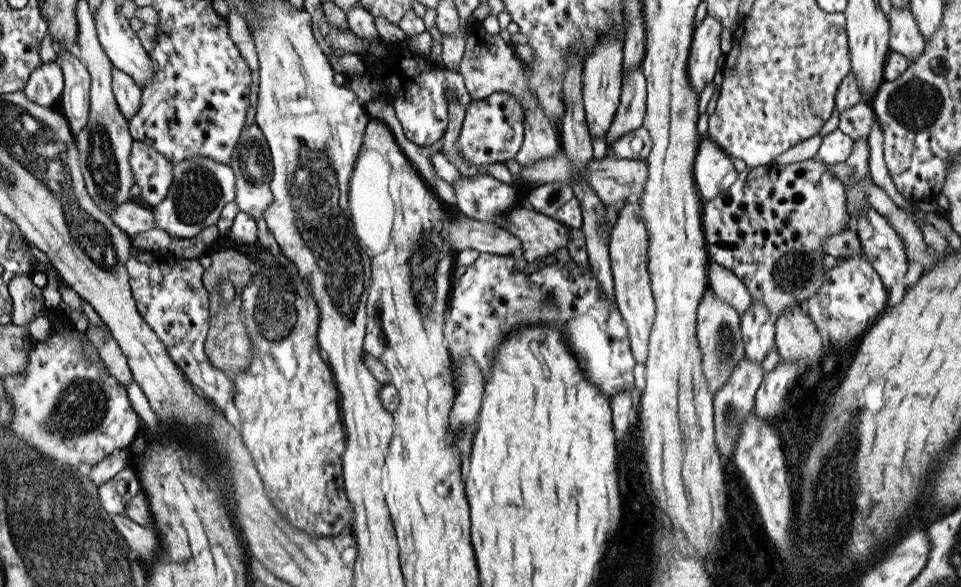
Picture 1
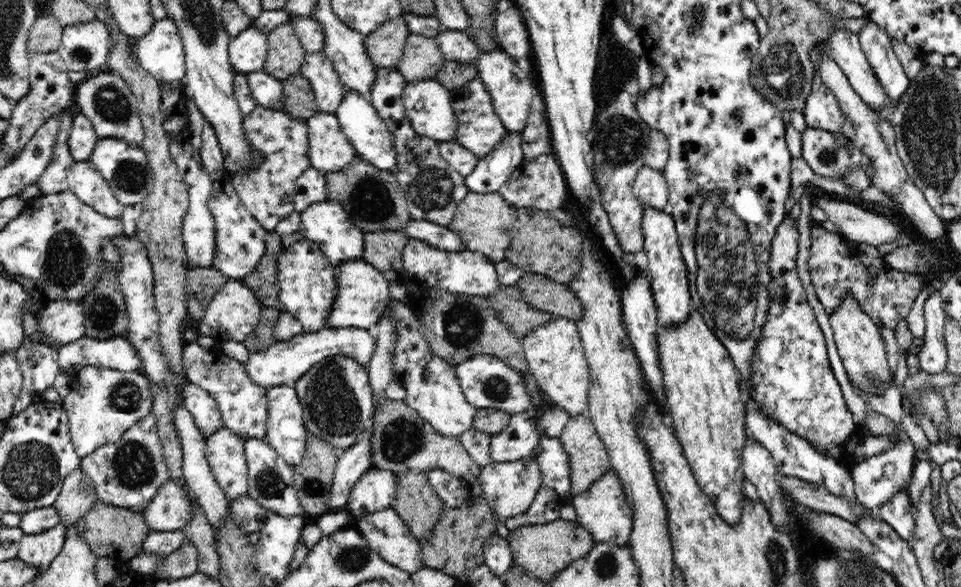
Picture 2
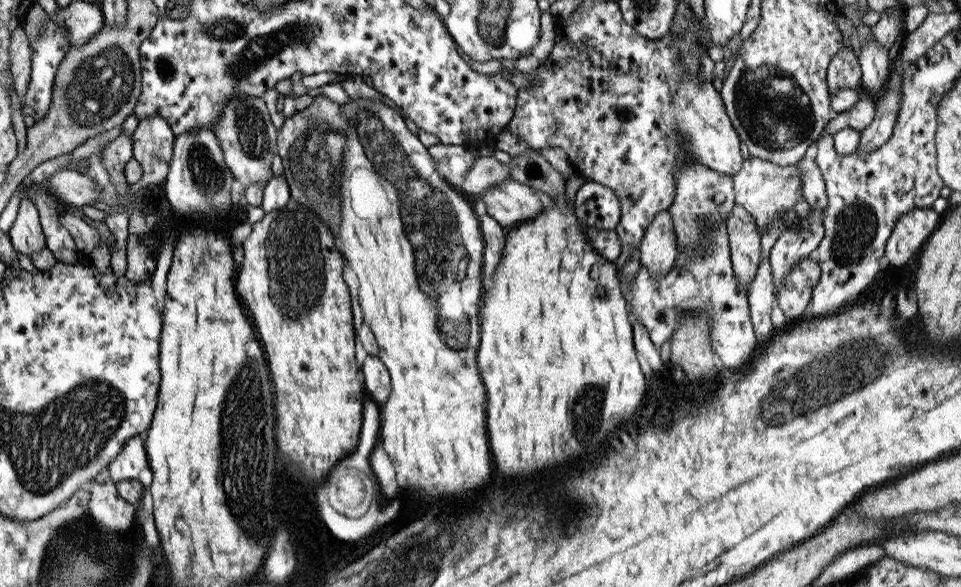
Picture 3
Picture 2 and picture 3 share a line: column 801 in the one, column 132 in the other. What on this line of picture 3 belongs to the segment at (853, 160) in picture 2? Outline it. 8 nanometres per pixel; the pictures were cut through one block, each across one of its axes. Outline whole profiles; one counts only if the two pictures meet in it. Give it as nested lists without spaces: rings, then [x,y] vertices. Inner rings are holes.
[[[150,115],[139,120],[132,133],[133,158],[143,169],[142,178],[137,182],[136,188],[165,182],[176,137],[164,117]]]

